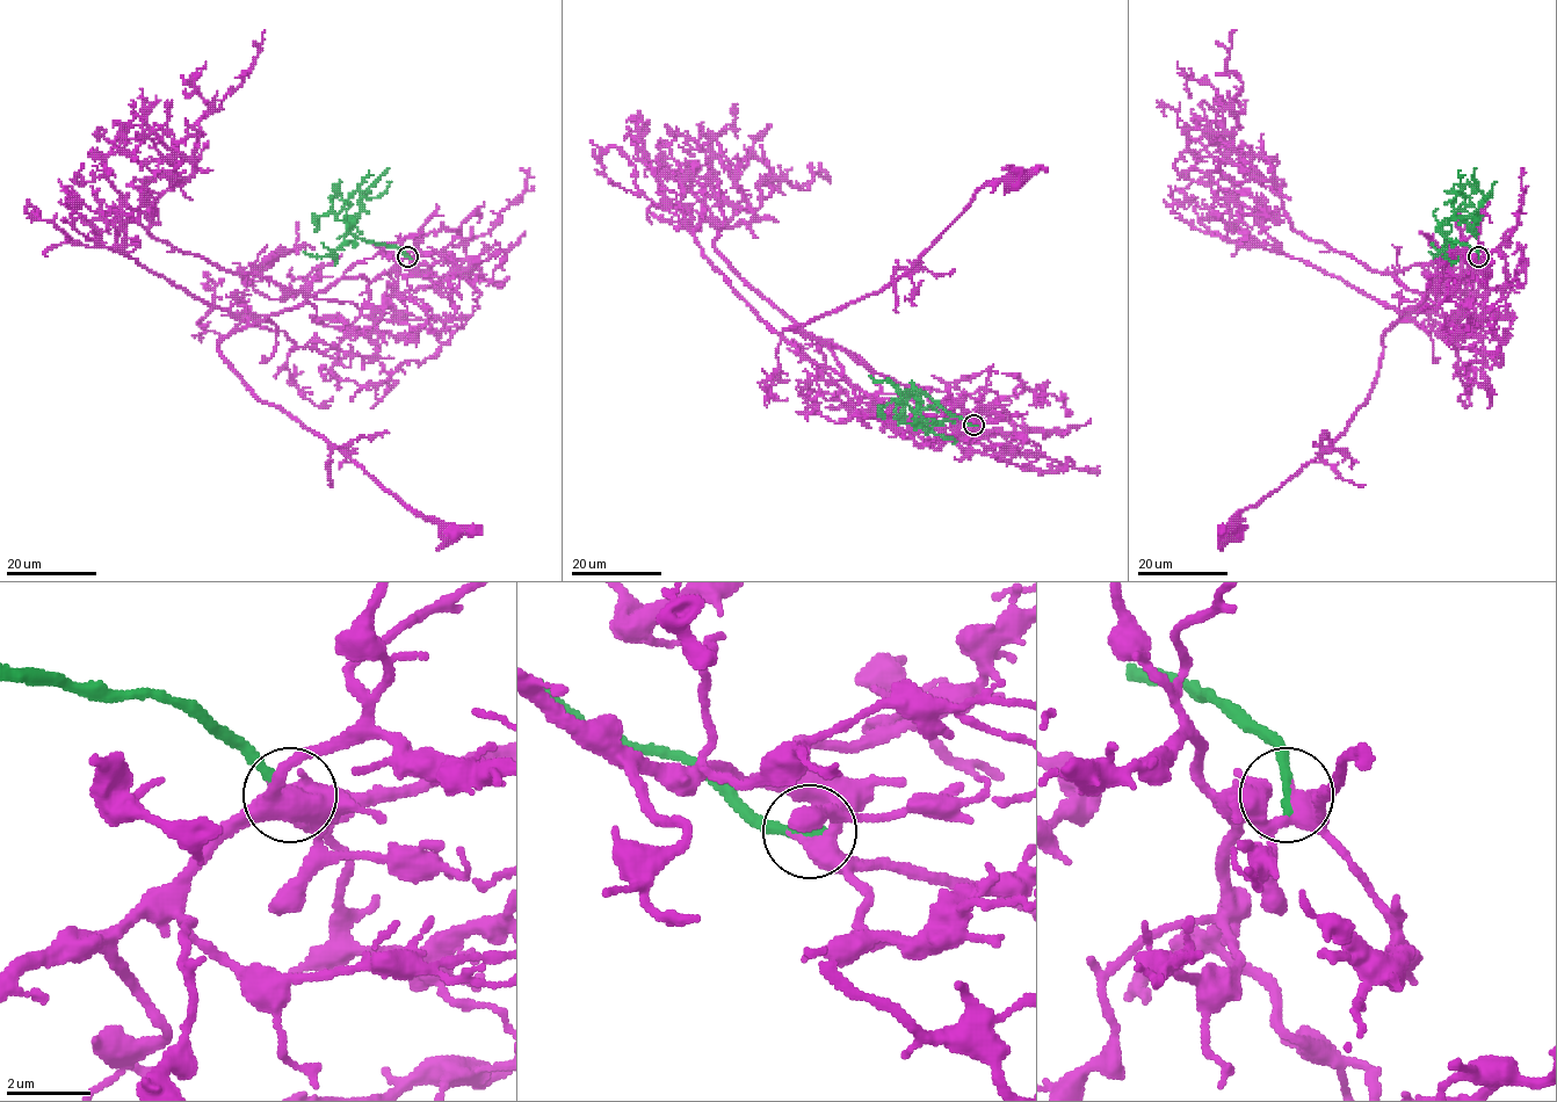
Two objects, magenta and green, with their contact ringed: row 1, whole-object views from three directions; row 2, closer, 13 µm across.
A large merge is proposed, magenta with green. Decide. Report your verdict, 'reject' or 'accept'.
accept

